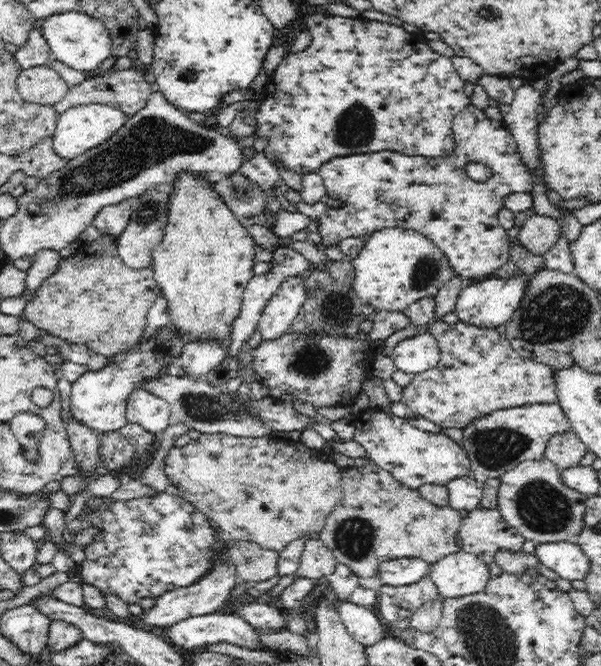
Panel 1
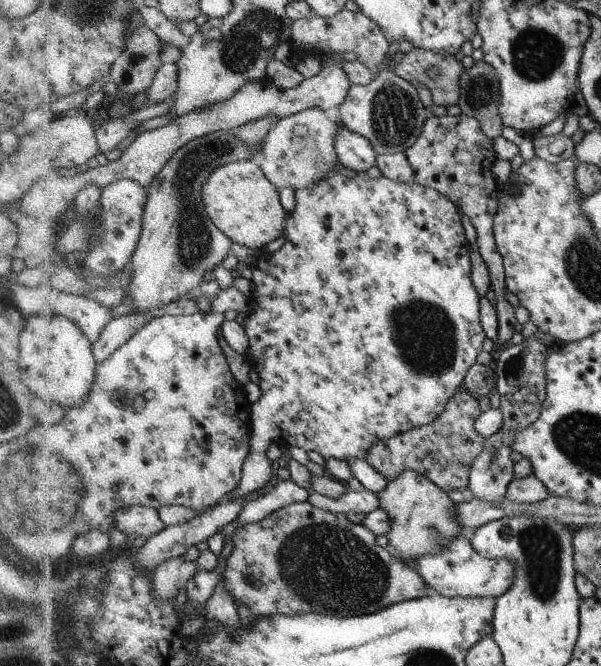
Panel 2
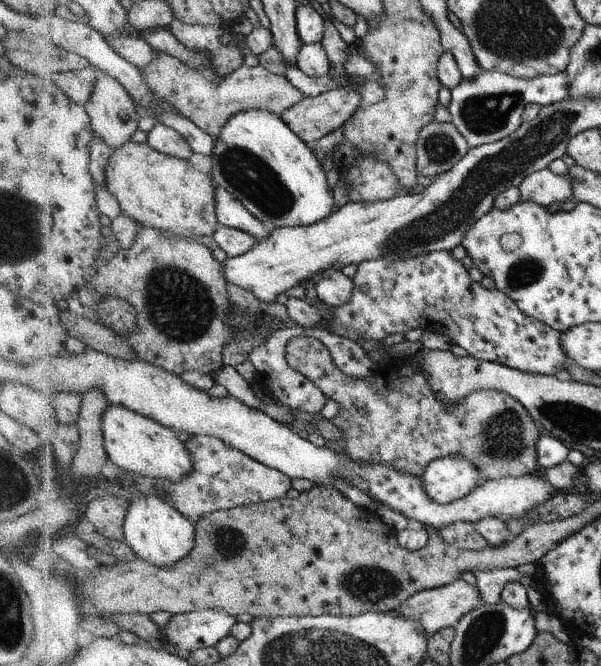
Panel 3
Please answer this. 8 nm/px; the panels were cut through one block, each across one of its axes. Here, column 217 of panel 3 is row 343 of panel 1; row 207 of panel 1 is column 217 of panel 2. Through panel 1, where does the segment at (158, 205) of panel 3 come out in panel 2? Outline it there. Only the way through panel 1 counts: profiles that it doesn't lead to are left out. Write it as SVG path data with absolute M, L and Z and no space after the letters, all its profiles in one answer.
M249 159L222 166L205 185L205 202L211 218L234 243L272 250L285 237L289 213L282 204L280 190L265 174L260 161Z

